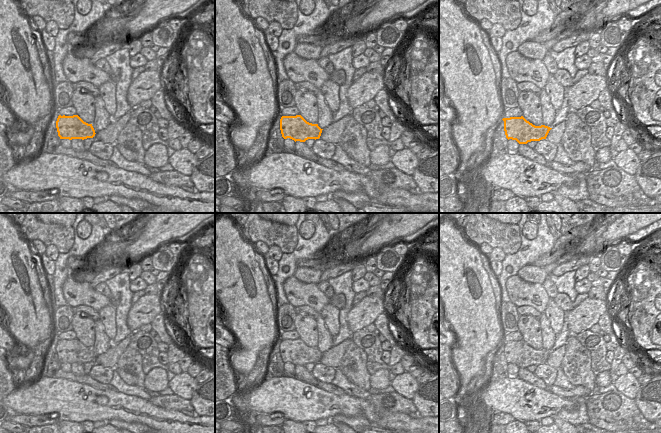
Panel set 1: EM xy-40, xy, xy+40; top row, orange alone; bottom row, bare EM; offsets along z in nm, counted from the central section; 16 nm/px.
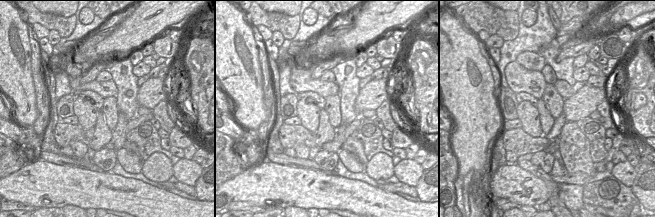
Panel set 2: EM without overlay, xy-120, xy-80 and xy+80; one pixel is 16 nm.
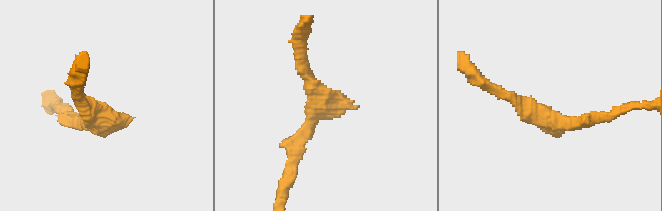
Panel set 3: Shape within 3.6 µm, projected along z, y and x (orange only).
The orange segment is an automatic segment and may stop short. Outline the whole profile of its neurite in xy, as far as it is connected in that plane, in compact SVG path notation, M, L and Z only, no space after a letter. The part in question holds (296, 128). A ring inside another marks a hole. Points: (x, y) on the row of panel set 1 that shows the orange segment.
M301 115L282 116L280 130L284 139L305 142L308 139L319 139L322 130L318 124L307 122Z

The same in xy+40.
M523 116L503 118L506 138L516 140L519 144L527 144L531 141L546 139L549 131L548 126L535 126Z

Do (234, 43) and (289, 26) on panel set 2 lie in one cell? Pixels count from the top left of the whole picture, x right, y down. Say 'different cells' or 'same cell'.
different cells

